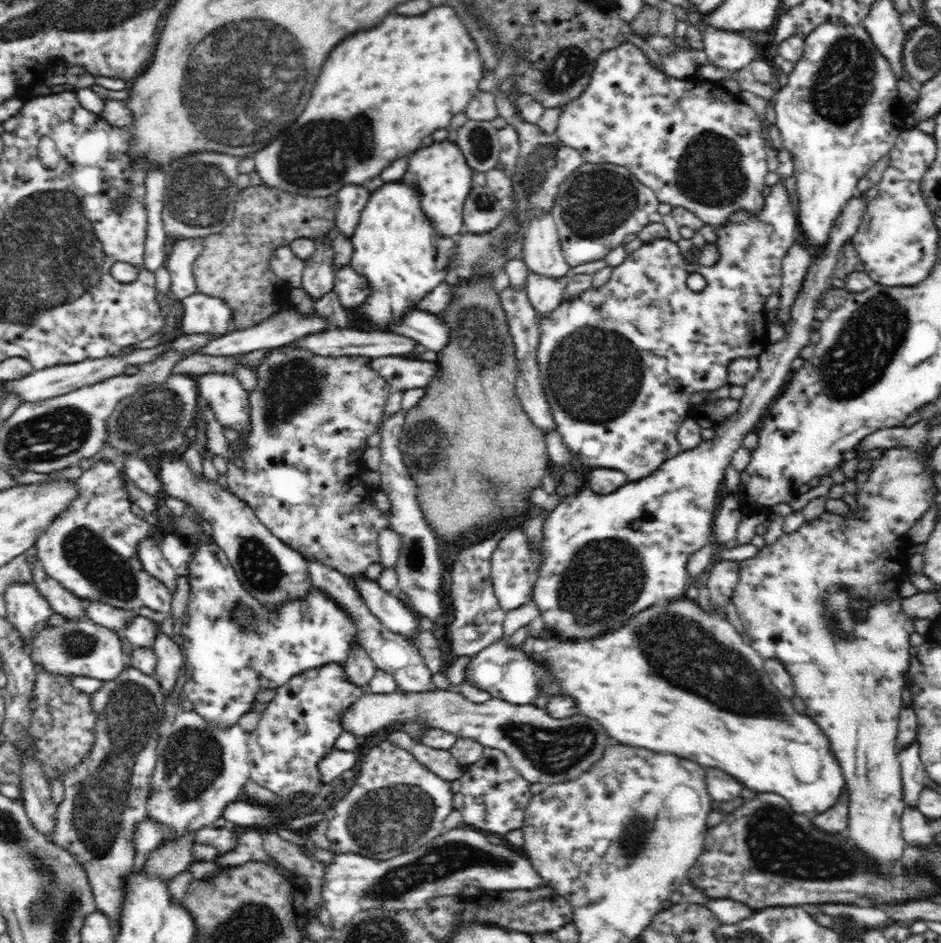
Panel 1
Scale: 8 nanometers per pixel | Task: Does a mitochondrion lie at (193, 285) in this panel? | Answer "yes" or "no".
no

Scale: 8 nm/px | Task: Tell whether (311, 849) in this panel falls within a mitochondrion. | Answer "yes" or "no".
no

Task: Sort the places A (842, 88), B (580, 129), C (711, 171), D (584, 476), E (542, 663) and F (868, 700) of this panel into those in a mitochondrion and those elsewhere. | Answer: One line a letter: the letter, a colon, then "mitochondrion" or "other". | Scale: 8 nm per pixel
A: mitochondrion
B: other
C: mitochondrion
D: other
E: other
F: other

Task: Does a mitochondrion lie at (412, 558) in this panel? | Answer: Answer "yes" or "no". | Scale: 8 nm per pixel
yes

